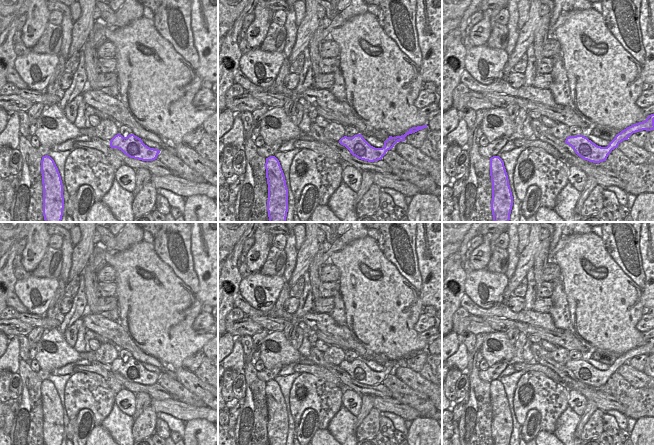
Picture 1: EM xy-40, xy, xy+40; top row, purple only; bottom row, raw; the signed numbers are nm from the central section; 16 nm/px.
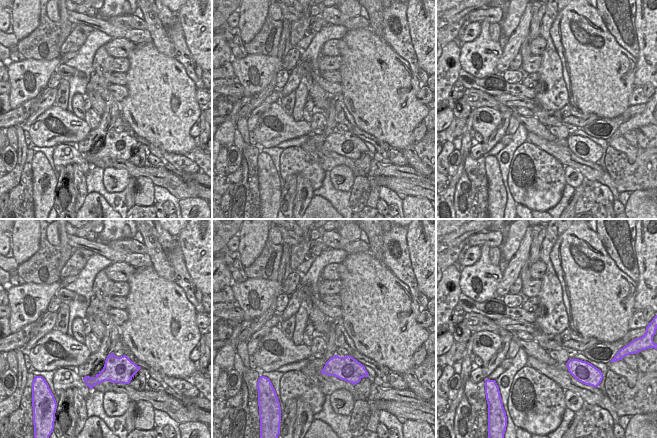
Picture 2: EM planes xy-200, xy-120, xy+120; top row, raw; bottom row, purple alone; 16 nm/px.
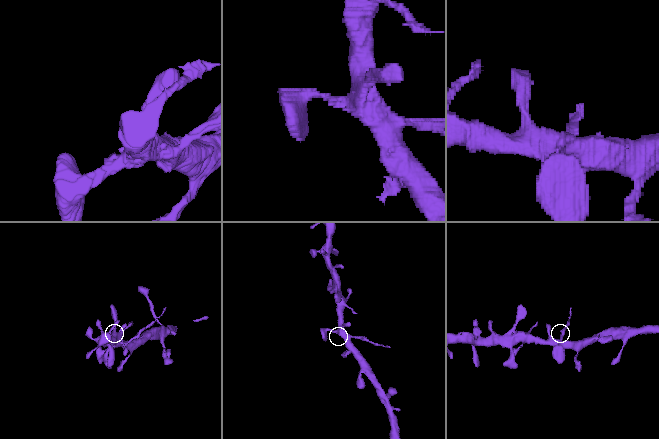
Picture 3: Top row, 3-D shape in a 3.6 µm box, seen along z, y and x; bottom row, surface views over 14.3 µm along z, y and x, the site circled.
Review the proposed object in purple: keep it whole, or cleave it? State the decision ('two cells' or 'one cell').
two cells

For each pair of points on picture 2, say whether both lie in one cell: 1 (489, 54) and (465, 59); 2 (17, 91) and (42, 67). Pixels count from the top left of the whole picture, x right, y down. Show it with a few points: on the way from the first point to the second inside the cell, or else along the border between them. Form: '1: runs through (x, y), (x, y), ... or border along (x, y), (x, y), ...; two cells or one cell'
1: runs through (483, 54), (476, 51), (471, 54); one cell
2: runs through (22, 82), (22, 73), (26, 69), (33, 69); one cell

